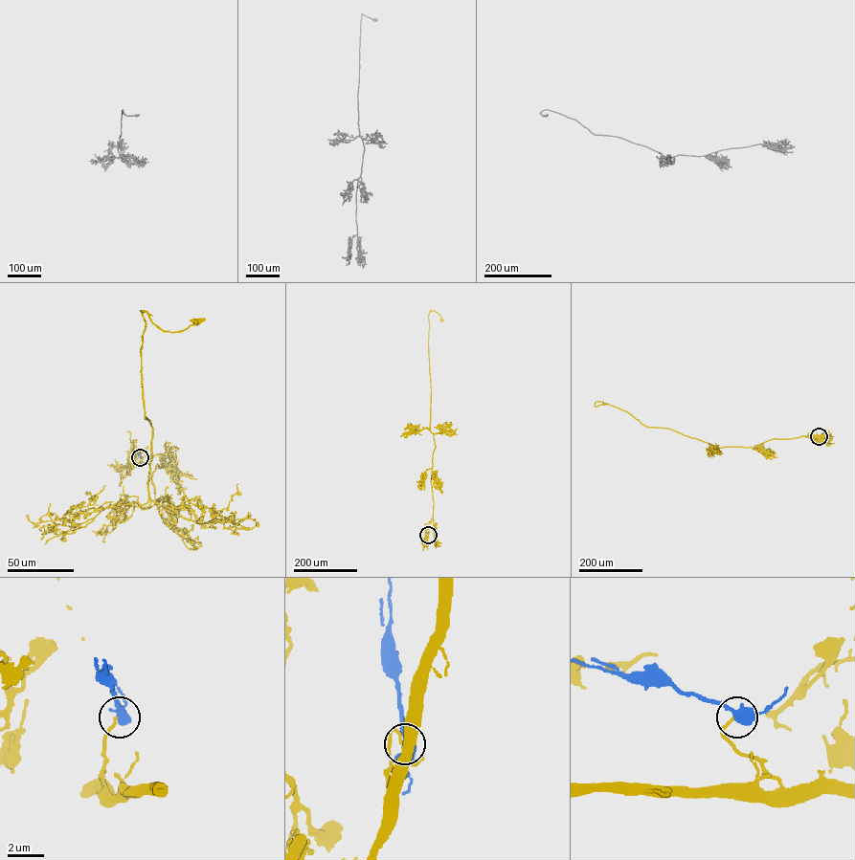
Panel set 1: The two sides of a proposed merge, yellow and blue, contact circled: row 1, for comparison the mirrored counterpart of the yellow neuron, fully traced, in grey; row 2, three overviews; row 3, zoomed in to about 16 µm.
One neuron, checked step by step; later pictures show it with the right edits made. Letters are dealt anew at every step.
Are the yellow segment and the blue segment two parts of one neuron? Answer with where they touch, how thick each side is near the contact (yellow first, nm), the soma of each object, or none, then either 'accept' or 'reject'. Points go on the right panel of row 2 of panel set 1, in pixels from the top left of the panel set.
at (819, 436); 140 nm thick on the yellow side, 480 nm on the other; cell body of yellow at (604, 404); no cell body on blue; accept

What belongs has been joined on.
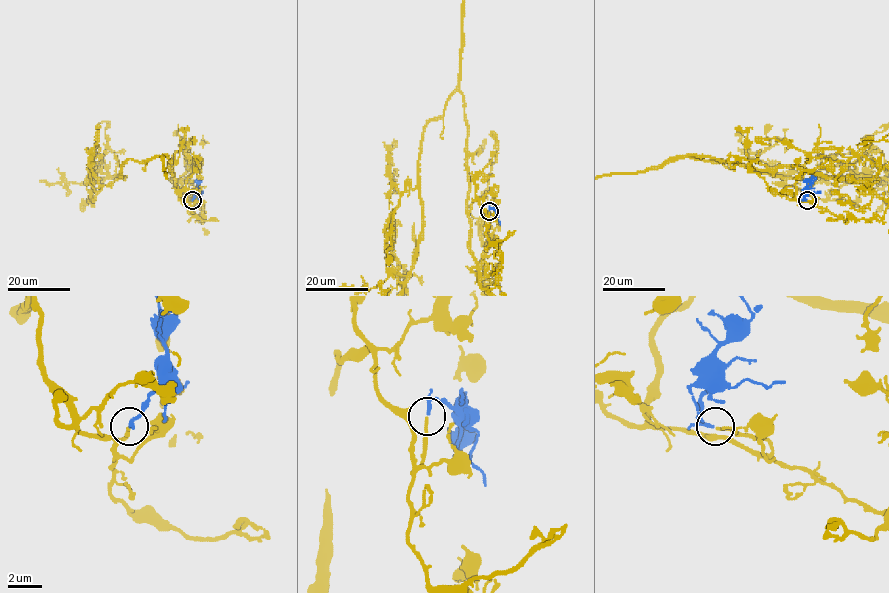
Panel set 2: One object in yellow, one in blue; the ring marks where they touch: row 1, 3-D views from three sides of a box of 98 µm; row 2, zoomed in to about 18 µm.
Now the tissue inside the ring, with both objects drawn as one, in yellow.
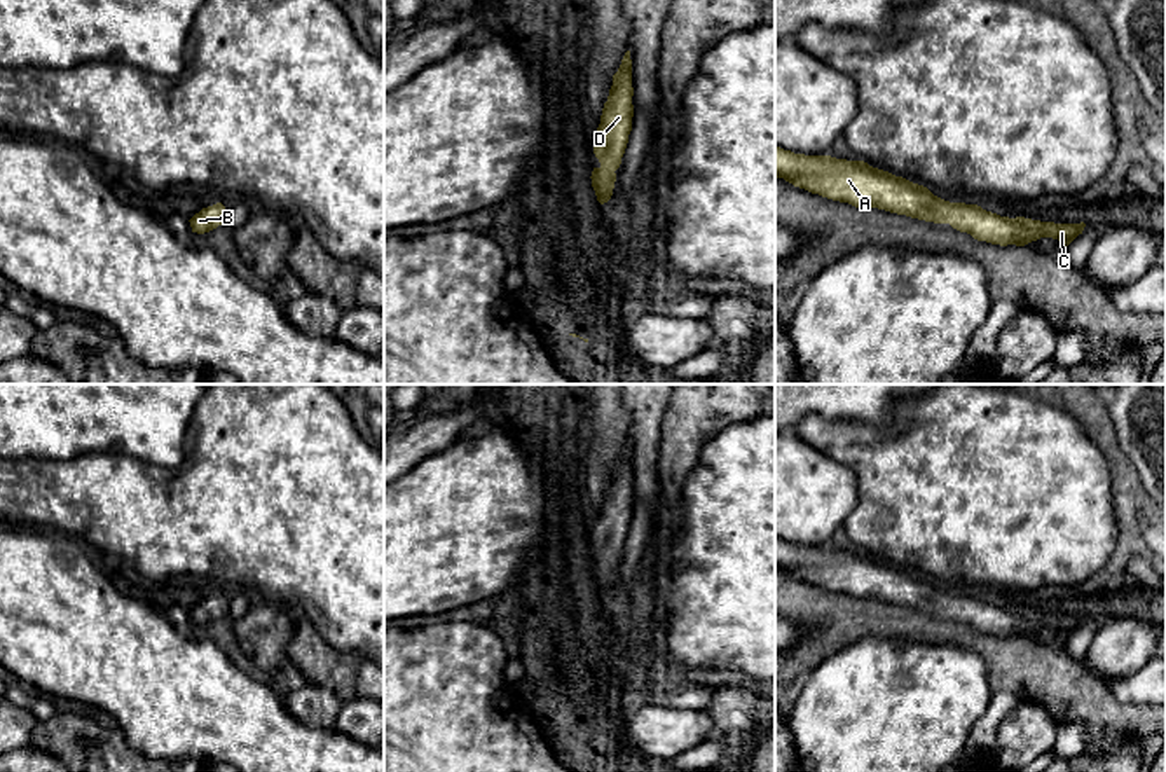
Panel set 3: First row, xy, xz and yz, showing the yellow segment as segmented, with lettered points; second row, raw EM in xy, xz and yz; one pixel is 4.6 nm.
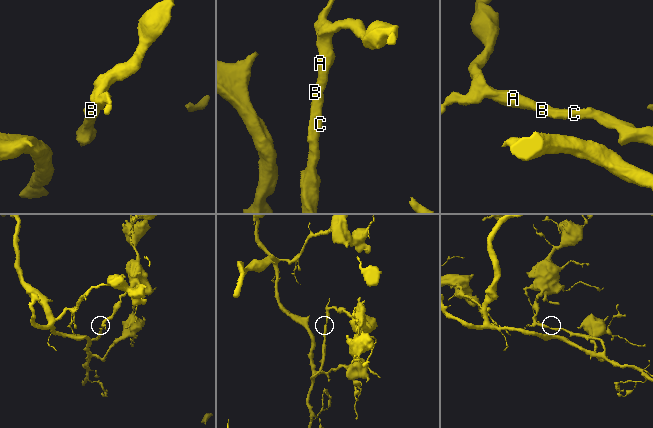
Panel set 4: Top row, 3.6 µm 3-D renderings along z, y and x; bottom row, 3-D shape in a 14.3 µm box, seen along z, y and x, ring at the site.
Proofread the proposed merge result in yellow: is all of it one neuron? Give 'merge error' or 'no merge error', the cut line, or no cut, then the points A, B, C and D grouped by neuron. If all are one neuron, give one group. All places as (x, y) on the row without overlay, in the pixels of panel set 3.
no merge error; cut none; groups A B C D

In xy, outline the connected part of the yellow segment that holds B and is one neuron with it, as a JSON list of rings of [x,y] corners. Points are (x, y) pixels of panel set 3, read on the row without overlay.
[[[216,594],[213,597],[202,599],[199,604],[195,604],[189,613],[192,618],[192,624],[204,625],[225,613],[225,597],[222,594]]]

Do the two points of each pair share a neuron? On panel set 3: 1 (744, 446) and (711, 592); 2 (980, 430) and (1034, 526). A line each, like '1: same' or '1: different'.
1: same
2: same

